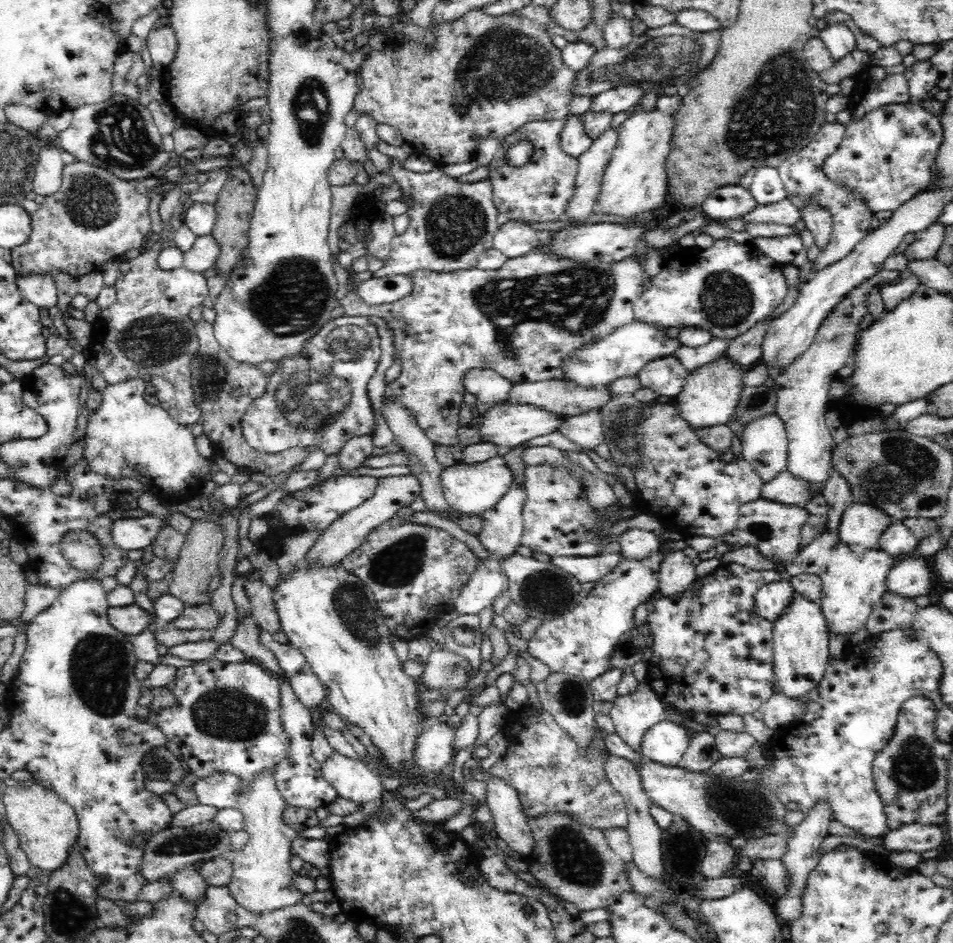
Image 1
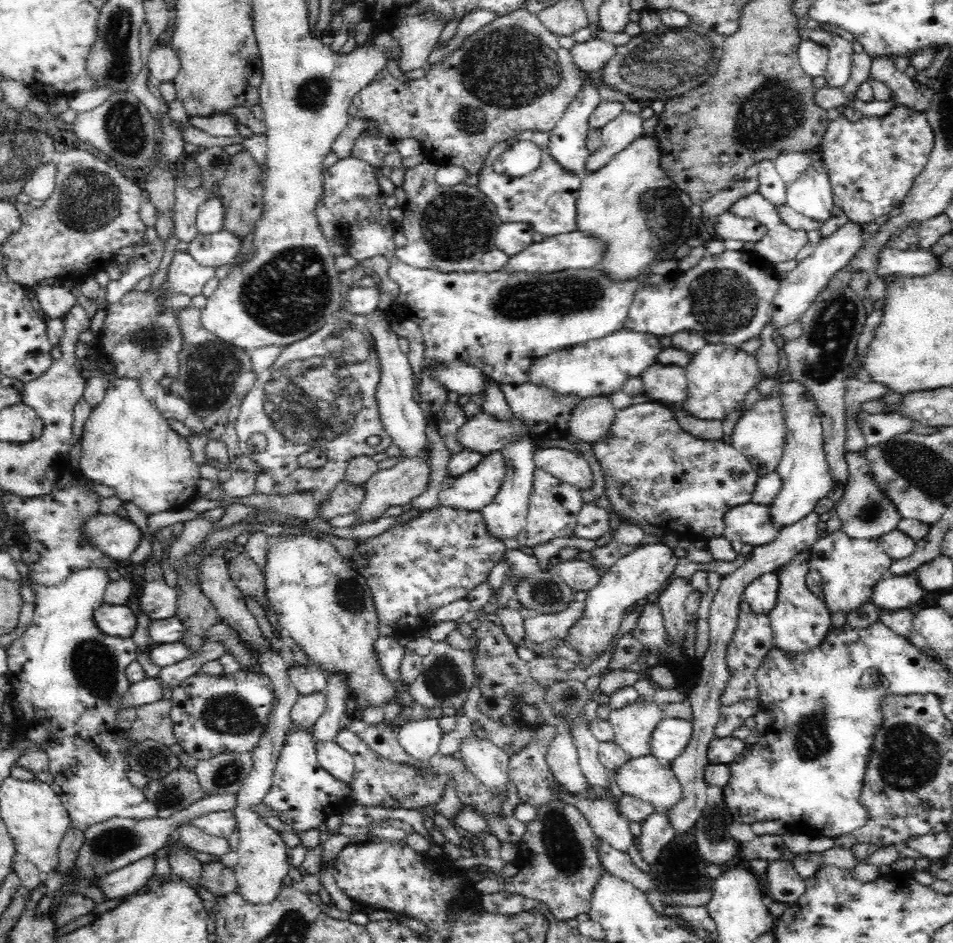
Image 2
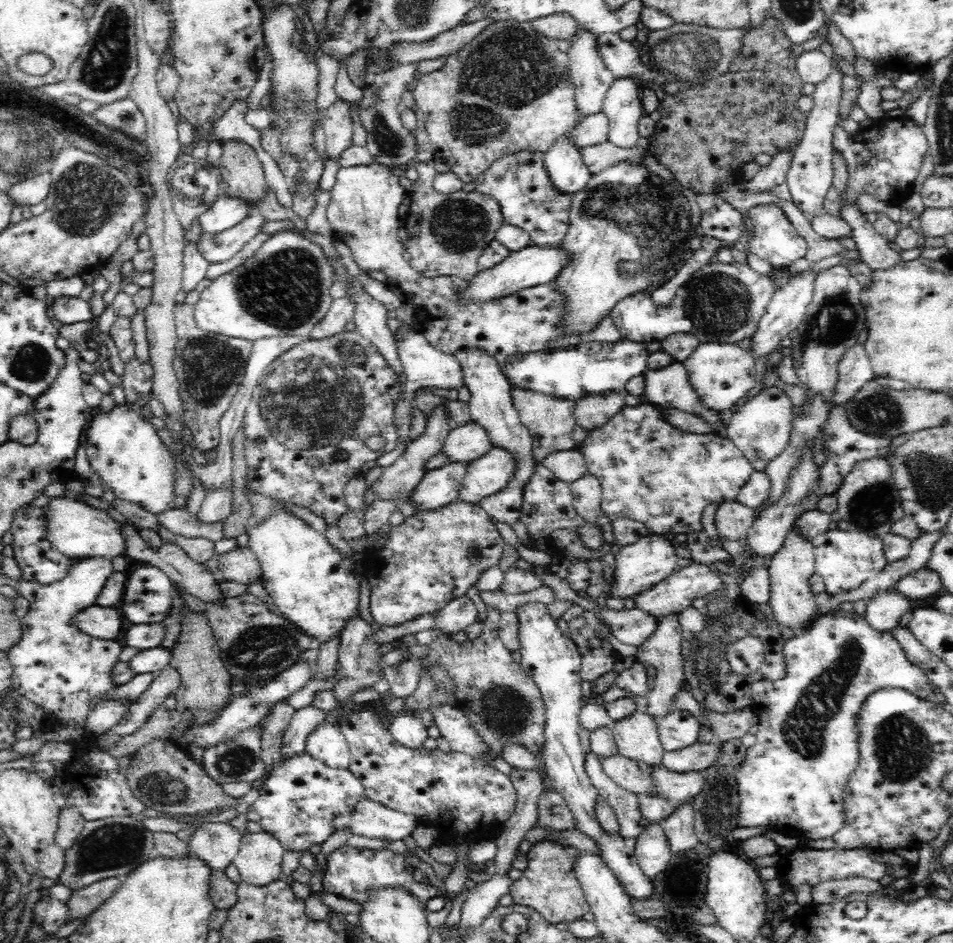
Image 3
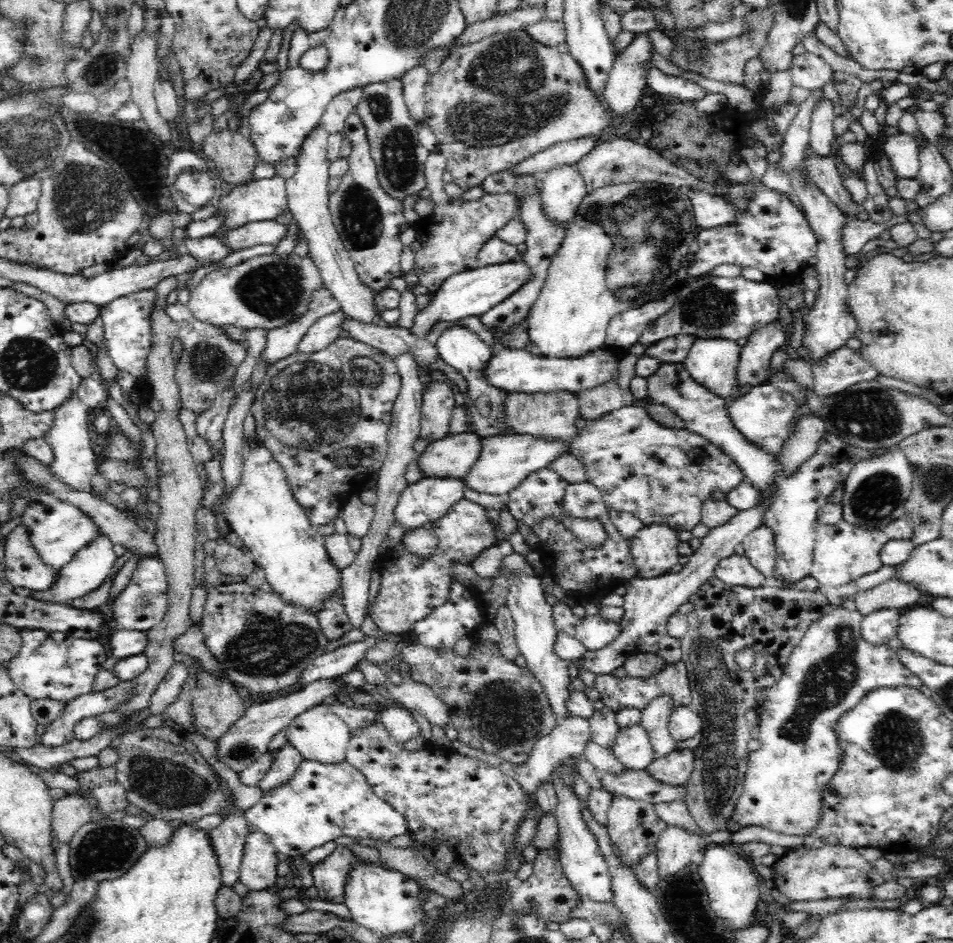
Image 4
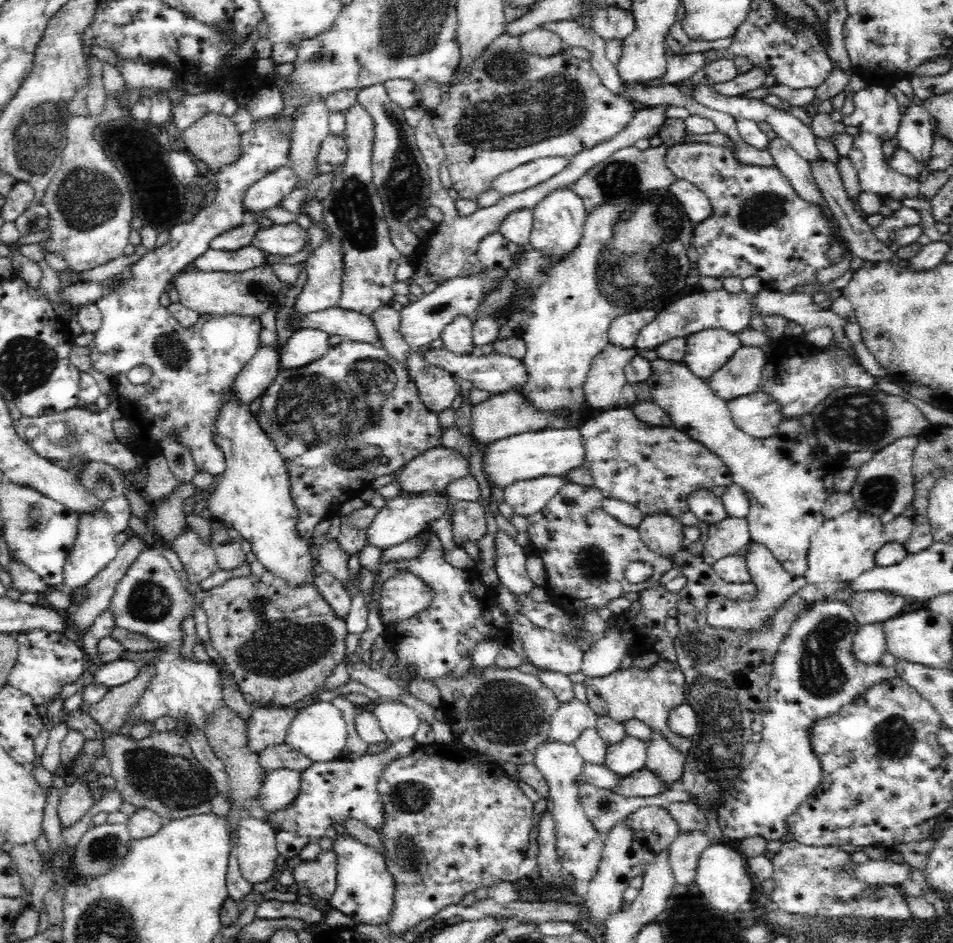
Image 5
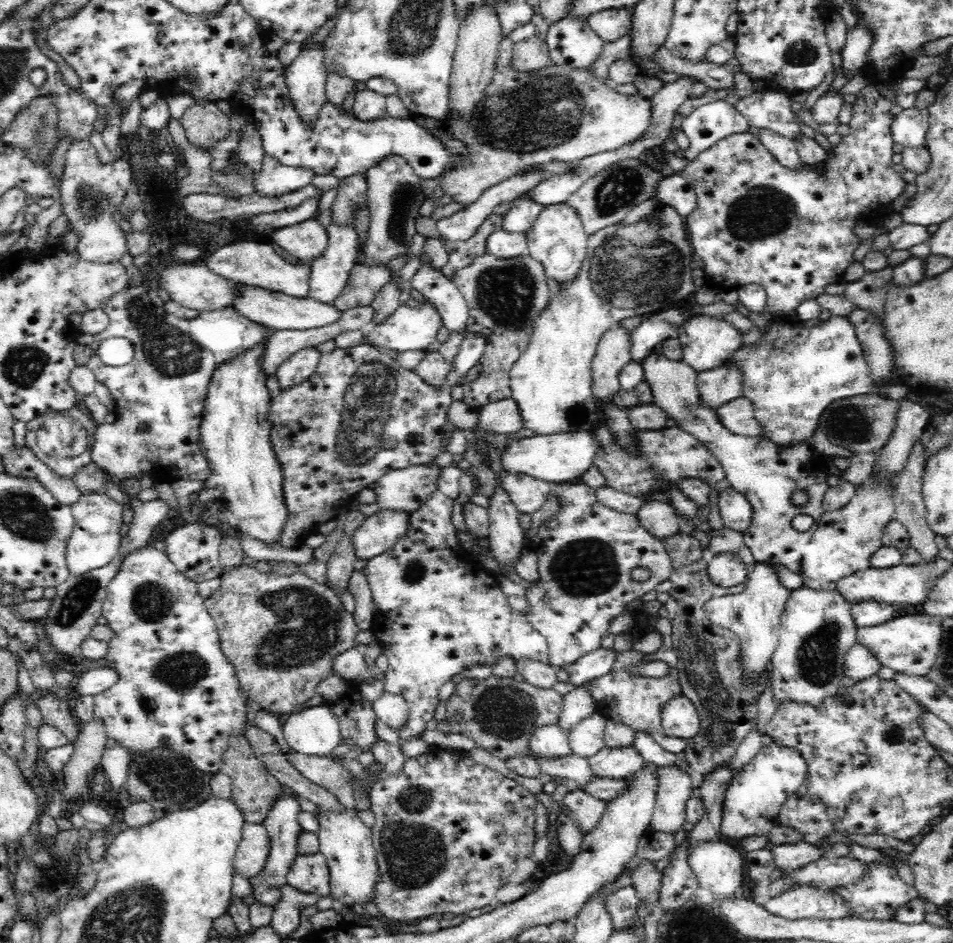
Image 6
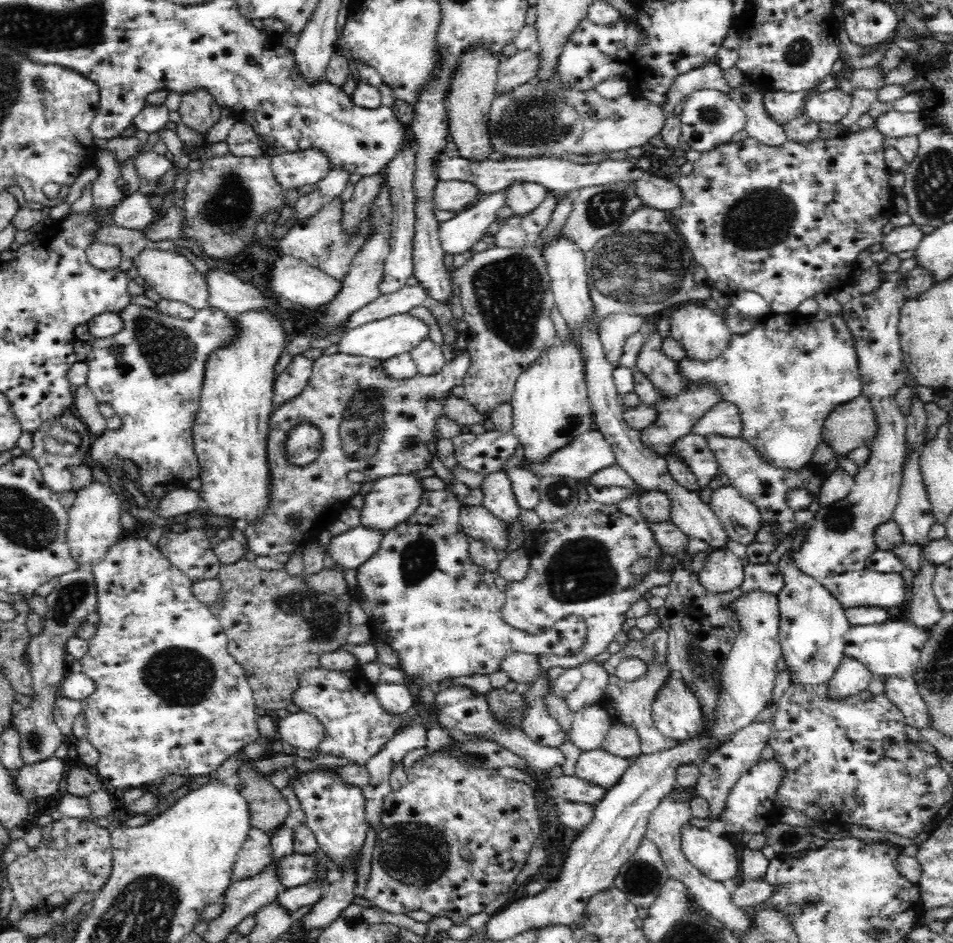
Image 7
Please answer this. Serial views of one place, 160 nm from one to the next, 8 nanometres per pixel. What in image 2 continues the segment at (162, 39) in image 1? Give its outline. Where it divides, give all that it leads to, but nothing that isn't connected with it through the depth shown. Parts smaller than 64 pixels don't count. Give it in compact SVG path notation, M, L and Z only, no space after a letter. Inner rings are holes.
M168 44L154 45L149 52L148 68L151 80L155 84L172 82L180 70L178 53Z

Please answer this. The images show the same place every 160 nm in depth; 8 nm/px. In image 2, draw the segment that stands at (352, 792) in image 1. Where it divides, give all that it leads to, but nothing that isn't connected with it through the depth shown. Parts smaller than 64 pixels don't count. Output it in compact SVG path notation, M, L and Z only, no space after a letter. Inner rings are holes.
M328 740L328 742L316 742L316 756L319 765L328 774L352 787L355 764L349 752L346 752L335 740Z

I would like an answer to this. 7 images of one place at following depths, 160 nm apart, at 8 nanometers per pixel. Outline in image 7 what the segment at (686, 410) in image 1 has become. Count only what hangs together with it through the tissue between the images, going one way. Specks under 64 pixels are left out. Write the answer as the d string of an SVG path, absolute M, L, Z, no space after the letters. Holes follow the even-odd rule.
M680 304L670 318L670 336L682 345L688 359L710 360L731 342L724 318L705 306Z

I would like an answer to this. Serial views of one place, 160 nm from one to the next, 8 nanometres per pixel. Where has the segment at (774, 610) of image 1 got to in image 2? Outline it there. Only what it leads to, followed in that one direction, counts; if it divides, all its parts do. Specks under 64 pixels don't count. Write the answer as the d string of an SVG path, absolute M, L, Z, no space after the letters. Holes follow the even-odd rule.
M766 573L753 580L743 592L742 600L751 607L752 612L768 615L778 600L778 575Z

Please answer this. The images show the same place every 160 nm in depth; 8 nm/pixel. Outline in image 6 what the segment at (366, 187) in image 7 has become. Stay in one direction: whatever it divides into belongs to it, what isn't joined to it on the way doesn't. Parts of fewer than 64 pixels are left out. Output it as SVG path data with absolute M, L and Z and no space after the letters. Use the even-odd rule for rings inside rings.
M331 223L326 229L329 233L329 240L325 252L316 260L309 262L311 268L309 297L316 302L333 305L338 295L344 290L350 271L353 269L357 257L358 235L351 224L346 226Z

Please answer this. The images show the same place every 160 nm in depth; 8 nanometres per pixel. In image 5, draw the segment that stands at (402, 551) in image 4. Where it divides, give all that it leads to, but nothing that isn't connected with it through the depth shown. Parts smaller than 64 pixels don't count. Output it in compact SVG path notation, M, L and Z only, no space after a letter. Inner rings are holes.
M456 501L450 520L458 548L462 548L464 540L476 543L486 534L486 516L480 502ZM397 572L382 584L378 613L385 622L404 620L418 615L430 599L431 592L423 582L413 574Z

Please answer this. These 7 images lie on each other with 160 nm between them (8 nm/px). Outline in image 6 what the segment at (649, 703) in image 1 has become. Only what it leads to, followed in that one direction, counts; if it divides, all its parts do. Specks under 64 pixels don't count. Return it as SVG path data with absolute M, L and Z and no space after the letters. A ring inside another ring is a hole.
M630 745L622 748L604 747L587 759L594 776L611 778L616 781L628 779L646 763L643 756Z

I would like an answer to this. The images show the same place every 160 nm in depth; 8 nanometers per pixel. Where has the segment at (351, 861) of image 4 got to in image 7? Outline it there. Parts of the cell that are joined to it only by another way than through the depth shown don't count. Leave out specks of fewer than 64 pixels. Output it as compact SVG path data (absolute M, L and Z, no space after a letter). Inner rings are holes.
M294 851L276 862L275 871L284 890L309 884L317 878L317 859Z

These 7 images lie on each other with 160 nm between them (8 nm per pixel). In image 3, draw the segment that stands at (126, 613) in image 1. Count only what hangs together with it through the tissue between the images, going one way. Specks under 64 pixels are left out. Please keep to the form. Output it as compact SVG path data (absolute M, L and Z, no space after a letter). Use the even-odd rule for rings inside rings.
M90 606L76 614L74 627L97 639L116 640L127 626L118 607Z

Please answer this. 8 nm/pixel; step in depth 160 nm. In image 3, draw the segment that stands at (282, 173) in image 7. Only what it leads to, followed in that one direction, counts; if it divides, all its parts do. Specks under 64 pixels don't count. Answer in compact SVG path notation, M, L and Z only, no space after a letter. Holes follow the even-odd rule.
M268 186L264 194L254 202L248 202L245 198L220 195L199 216L203 232L210 234L224 232L242 222L248 215L251 215L252 211L259 212L260 202L264 199L267 190Z

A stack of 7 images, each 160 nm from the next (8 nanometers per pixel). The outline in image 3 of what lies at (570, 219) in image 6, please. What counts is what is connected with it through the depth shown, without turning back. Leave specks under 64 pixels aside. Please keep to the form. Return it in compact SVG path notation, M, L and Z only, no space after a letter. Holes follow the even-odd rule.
M570 133L558 138L544 153L544 164L555 192L572 197L585 188L592 173L584 163L580 147L571 142Z

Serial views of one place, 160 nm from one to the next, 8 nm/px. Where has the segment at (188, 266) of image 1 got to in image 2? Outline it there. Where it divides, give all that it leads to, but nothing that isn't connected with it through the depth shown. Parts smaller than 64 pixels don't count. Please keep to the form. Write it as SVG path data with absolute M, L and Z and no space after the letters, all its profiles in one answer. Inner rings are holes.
M222 229L214 234L200 234L189 242L187 251L202 266L218 267L232 263L239 251L242 238Z

